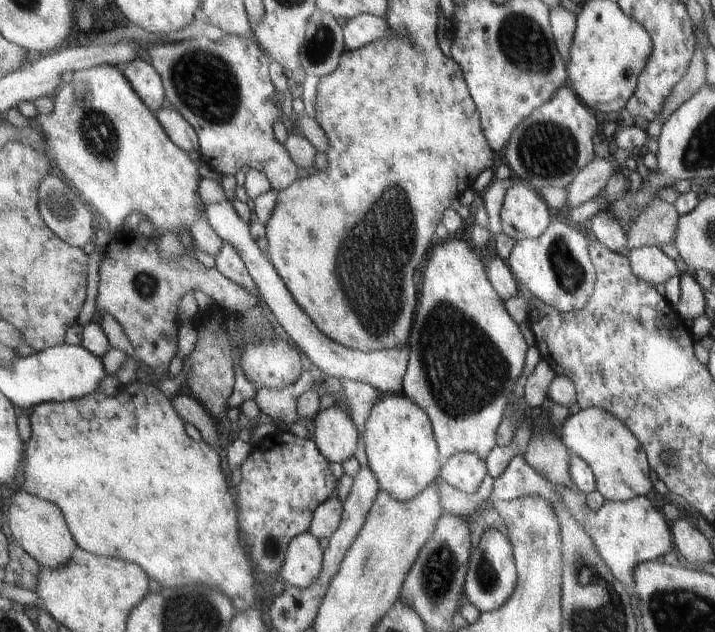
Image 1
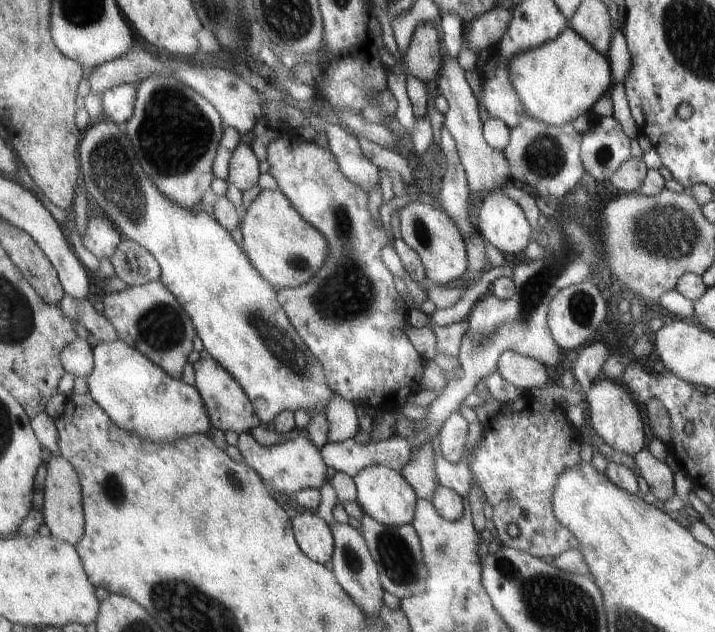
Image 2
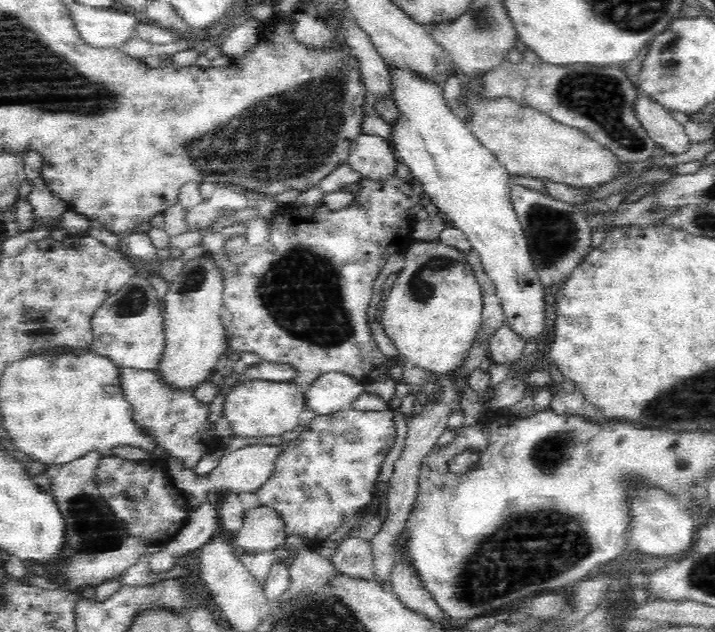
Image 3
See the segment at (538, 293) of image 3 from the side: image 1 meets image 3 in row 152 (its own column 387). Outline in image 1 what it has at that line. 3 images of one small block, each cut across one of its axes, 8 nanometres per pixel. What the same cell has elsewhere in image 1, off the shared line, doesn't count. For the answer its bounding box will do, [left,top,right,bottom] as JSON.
[365,394,443,500]

